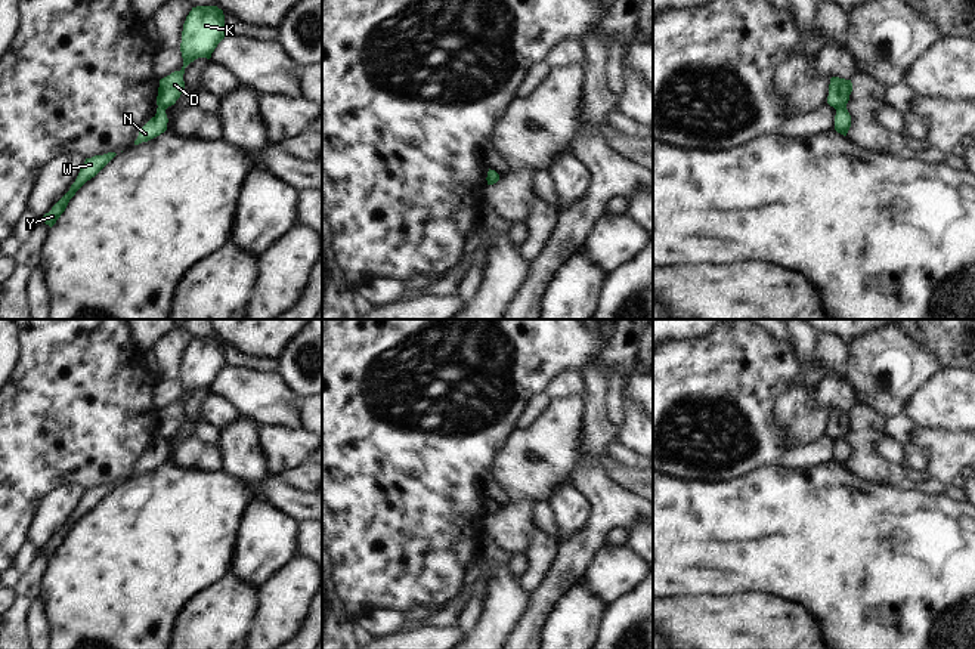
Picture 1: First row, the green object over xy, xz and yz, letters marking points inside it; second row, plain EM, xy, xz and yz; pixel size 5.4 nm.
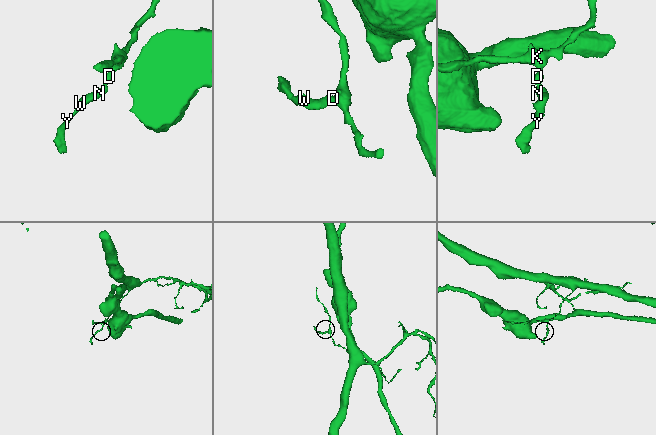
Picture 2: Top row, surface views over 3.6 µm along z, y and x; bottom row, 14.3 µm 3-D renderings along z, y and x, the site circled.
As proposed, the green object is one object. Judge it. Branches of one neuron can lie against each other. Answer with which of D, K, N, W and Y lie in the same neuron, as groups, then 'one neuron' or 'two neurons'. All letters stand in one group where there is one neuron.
groups D K / N W Y; two neurons

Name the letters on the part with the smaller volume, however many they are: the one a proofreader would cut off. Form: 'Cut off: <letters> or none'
Cut off: N, W, Y

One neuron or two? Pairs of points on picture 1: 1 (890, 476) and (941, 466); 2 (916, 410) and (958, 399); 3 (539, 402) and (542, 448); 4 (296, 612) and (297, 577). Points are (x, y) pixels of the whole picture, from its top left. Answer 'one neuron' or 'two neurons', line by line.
1: two neurons
2: one neuron
3: two neurons
4: one neuron

